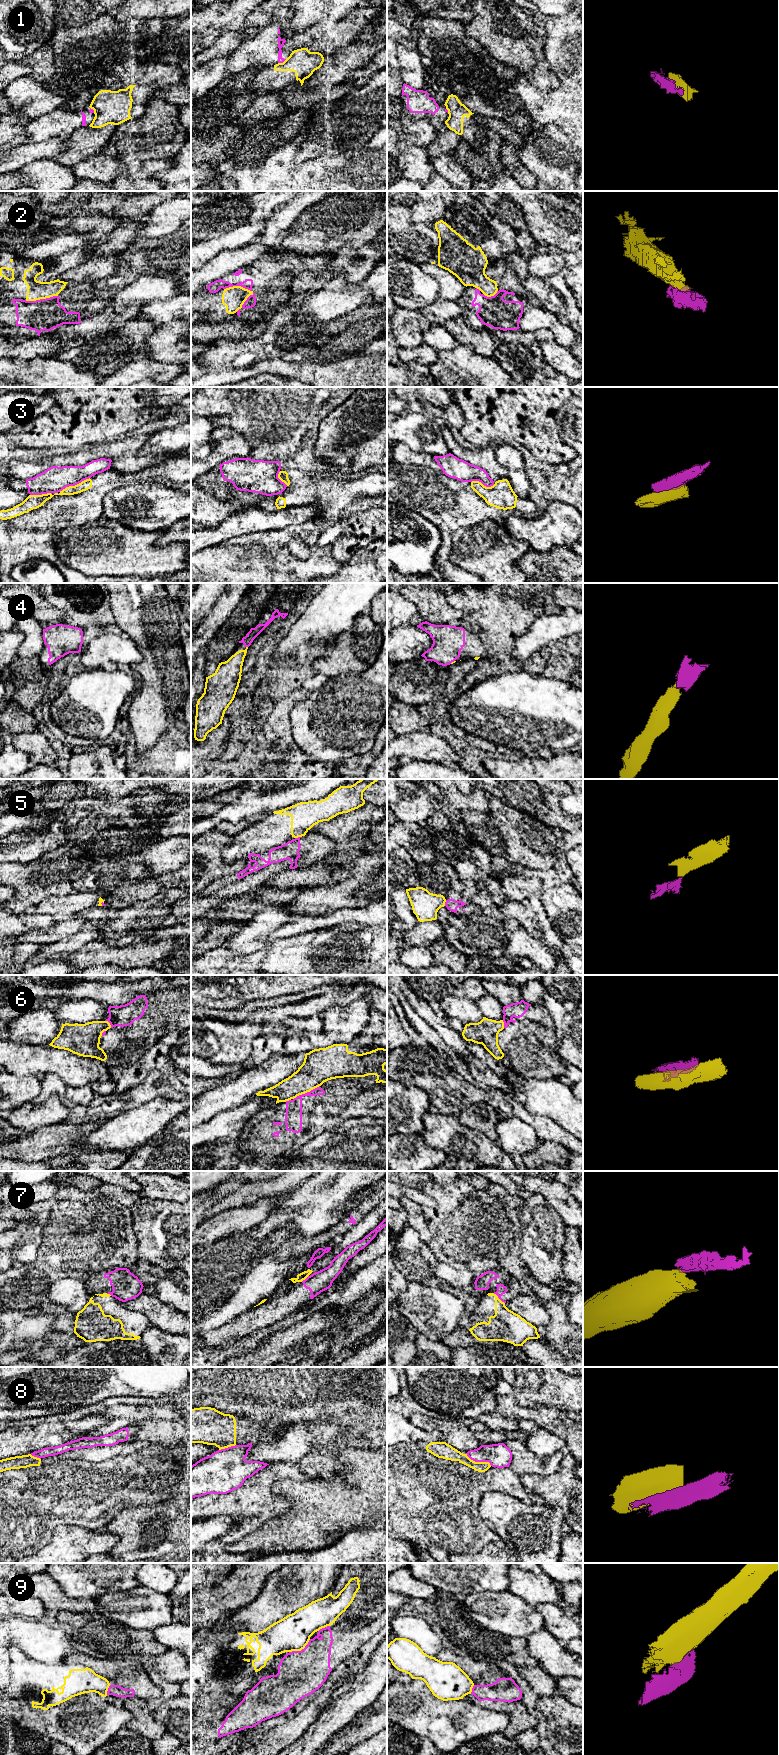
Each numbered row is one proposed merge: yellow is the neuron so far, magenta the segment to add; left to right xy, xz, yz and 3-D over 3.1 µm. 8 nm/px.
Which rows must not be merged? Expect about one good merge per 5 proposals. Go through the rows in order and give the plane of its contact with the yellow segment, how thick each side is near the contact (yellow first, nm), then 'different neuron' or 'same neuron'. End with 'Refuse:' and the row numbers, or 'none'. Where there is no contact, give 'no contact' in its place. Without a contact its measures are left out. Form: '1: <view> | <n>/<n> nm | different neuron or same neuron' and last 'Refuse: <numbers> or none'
1: xz | 200/50 nm | different neuron
2: xz | 180/80 nm | different neuron
3: xy | 80/200 nm | different neuron
4: yz | 20/260 nm | same neuron
5: xz | 220/140 nm | different neuron
6: xz | 280/140 nm | different neuron
7: yz | 260/80 nm | different neuron
8: yz | 110/190 nm | different neuron
9: xz | 280/360 nm | different neuron
Refuse: 1, 2, 3, 5, 6, 7, 8, 9

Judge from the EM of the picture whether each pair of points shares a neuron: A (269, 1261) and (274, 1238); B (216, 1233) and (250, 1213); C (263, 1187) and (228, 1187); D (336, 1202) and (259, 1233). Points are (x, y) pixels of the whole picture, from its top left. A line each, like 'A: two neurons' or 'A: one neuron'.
A: two neurons
B: one neuron
C: two neurons
D: one neuron

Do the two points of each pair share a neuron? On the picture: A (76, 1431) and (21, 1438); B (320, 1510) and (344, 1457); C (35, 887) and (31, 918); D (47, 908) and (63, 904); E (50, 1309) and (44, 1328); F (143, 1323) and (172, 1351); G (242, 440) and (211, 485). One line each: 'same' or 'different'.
A: same
B: same
C: different
D: same
E: different
F: different
G: different

